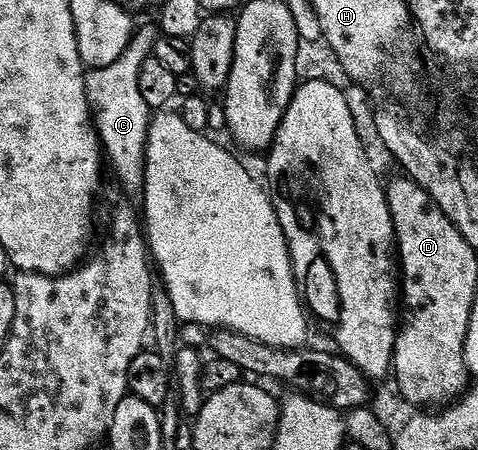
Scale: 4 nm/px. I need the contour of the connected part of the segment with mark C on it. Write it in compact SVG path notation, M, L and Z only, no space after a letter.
M155 22L140 23L133 29L126 48L108 65L89 67L85 71L84 87L87 92L93 126L105 157L114 168L123 188L130 194L139 195L144 188L145 144L152 110L138 89L138 71L141 62L153 55L154 44L159 38L159 25Z

